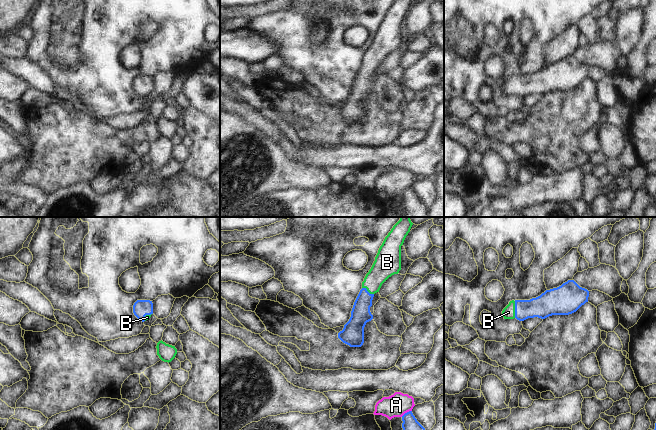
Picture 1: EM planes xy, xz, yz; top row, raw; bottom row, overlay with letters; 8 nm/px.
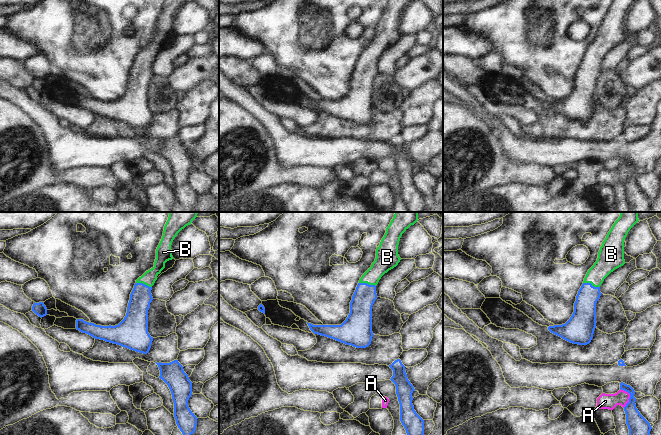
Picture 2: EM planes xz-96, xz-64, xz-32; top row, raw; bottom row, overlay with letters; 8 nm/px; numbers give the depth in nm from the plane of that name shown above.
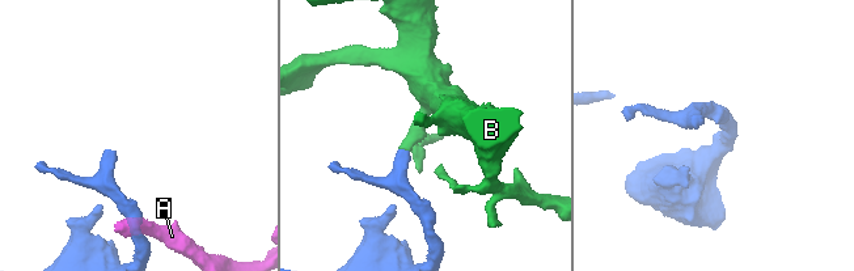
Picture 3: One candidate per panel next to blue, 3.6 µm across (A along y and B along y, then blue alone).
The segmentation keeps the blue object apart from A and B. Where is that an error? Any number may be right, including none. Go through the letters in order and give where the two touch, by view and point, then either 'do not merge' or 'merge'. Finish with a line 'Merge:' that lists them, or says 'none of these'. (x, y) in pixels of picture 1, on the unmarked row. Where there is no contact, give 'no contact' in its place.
A: xz (407, 188) | do not merge
B: yz (515, 85) | merge
Merge: B

